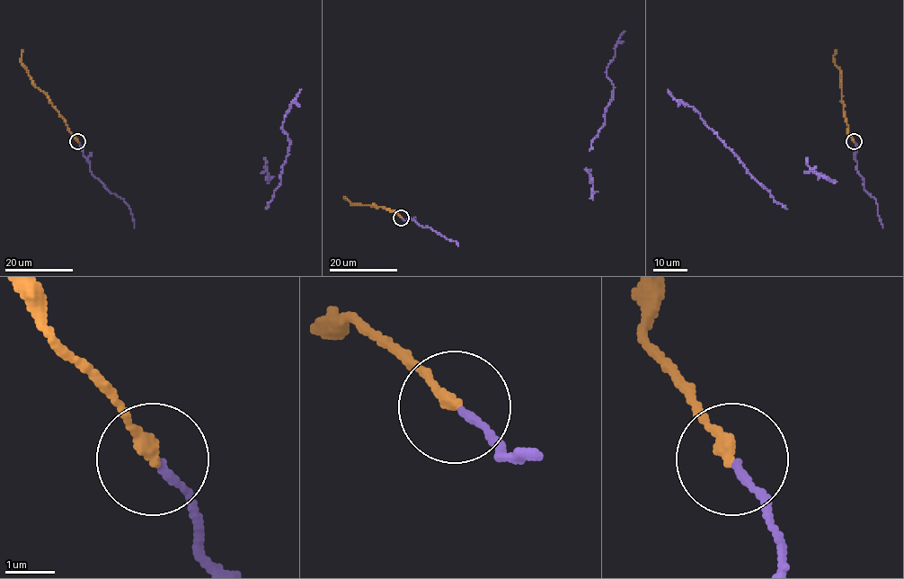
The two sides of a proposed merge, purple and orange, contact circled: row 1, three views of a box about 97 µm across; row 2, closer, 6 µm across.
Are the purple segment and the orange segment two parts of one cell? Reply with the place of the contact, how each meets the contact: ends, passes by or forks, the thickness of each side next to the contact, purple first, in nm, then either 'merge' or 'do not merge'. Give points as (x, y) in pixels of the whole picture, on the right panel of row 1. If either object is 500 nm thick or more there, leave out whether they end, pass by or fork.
at (854, 141); purple ends there; orange ends there; 130 nm thick on the purple side, 240 nm on the other; merge

